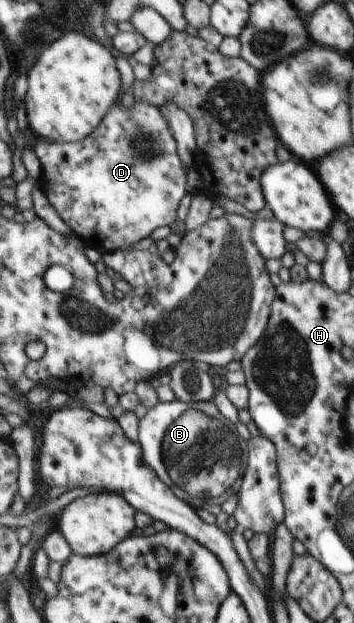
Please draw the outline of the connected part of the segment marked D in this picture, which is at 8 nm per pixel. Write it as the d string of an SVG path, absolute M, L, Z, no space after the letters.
M135 102L134 105L131 105L131 109L127 109L122 104L117 104L117 107L108 111L104 121L93 130L93 133L88 135L87 138L81 139L81 141L57 143L40 139L32 146L37 159L41 163L42 174L39 179L39 186L51 203L51 207L87 245L103 254L112 254L117 250L133 250L133 247L137 247L137 243L145 243L145 239L153 239L153 235L157 235L157 231L161 231L161 227L165 227L165 225L169 227L171 223L173 223L173 227L177 227L177 223L181 223L181 203L185 203L185 195L190 193L190 189L187 187L189 167L185 167L185 163L181 163L181 143L177 143L177 135L173 135L173 125L169 125L161 108L153 107L149 103Z

